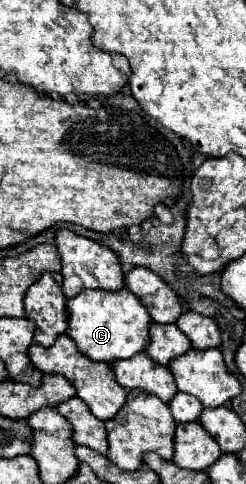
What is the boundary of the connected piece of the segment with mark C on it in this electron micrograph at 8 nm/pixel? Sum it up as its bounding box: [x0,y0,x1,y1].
[65,288,151,362]

